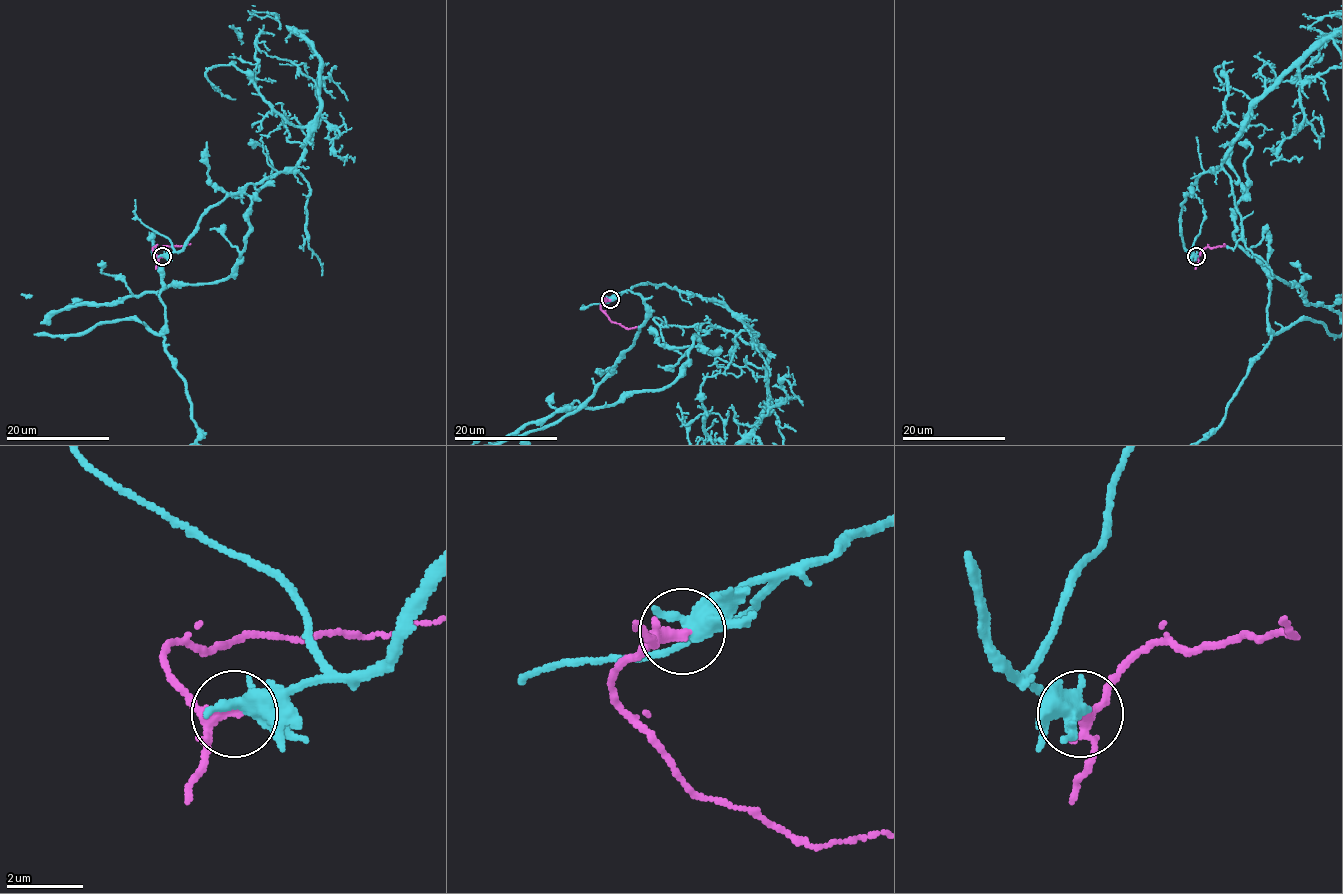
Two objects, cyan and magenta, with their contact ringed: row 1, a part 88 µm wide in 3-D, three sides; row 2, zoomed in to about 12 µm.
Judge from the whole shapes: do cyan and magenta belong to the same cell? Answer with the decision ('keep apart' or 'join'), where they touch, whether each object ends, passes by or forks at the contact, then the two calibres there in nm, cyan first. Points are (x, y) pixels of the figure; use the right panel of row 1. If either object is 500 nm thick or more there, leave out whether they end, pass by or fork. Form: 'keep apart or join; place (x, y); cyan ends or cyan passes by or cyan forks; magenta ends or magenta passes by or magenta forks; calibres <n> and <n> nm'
join; place (1196, 256); cyan passes by; magenta forks; calibres 440 and 220 nm

